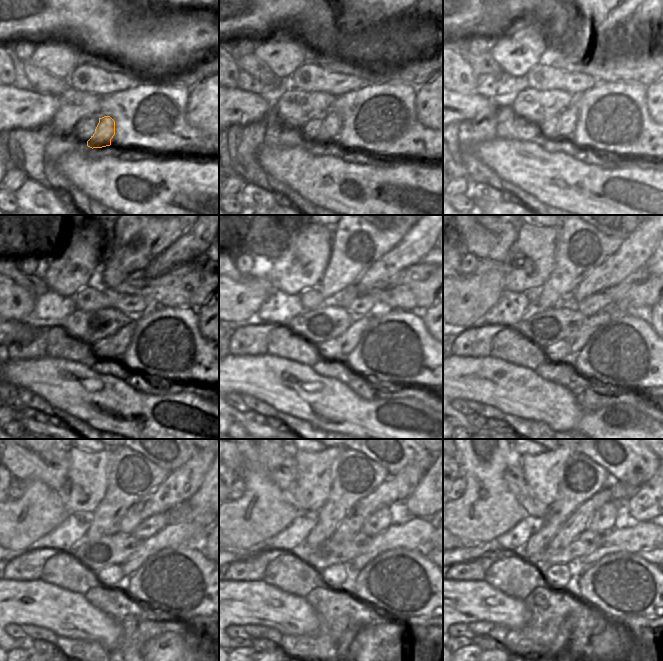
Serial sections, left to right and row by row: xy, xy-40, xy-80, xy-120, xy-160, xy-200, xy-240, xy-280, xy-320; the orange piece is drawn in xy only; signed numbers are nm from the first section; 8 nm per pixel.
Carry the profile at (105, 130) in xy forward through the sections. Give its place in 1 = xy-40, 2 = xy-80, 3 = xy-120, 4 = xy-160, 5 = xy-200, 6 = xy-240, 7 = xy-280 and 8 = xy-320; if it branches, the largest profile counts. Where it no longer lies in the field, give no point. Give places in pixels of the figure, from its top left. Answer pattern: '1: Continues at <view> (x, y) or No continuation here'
1: Continues at xy-40 (332, 124)
2: Continues at xy-80 (566, 121)
3: Continues at xy-120 (121, 340)
4: Continues at xy-160 (349, 339)
5: Continues at xy-200 (575, 342)
6: Continues at xy-240 (192, 534)
7: Continues at xy-280 (416, 534)
8: Continues at xy-320 (642, 536).

